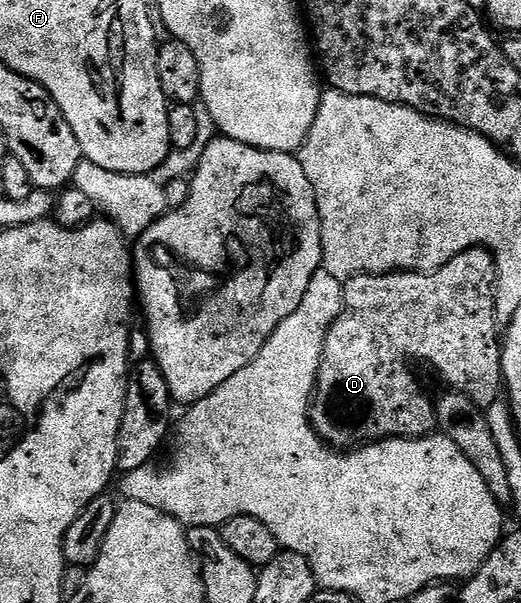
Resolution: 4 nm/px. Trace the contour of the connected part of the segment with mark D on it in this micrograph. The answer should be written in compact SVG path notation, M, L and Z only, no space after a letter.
M487 248L460 252L436 272L365 274L352 276L343 285L342 314L328 331L310 405L312 426L325 444L337 450L355 450L378 440L429 435L436 428L436 409L433 401L424 397L408 365L411 360L429 364L451 391L468 396L482 409L501 399L504 367L500 361L502 340L496 337L496 260Z

